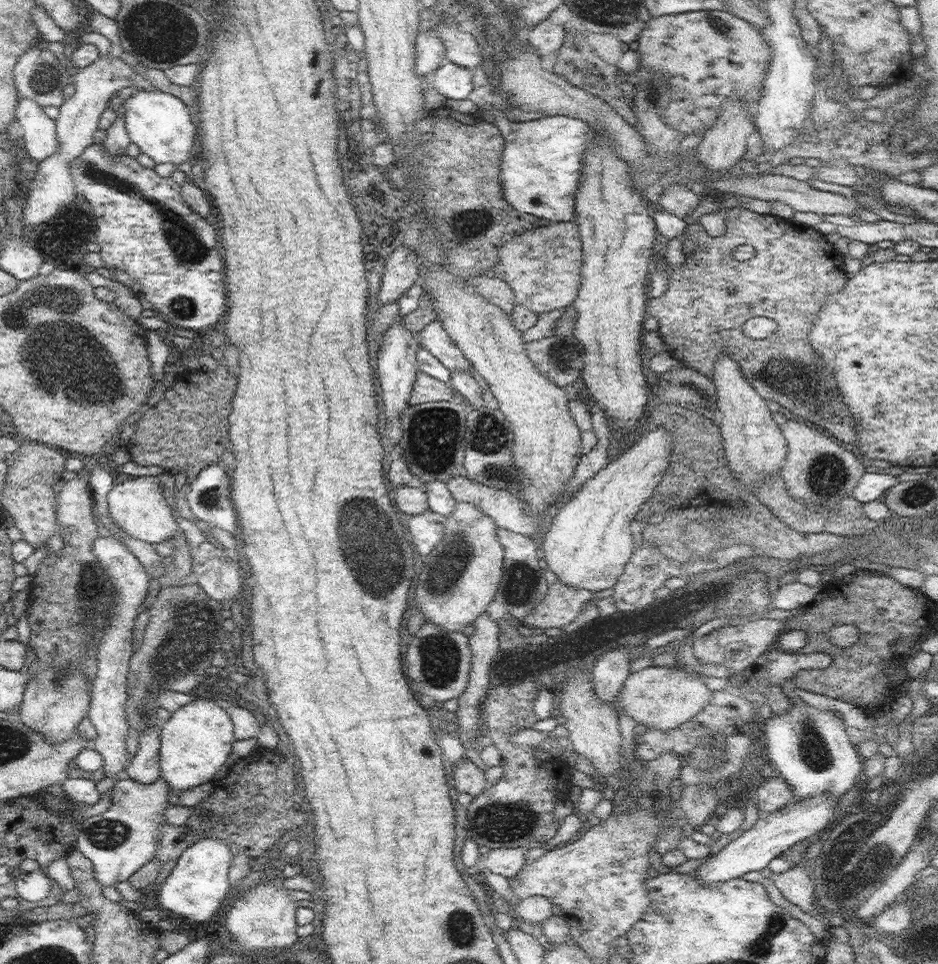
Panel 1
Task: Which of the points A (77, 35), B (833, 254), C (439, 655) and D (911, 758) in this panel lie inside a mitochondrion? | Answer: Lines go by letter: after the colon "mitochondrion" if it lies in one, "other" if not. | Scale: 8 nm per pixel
A: other
B: other
C: mitochondrion
D: other

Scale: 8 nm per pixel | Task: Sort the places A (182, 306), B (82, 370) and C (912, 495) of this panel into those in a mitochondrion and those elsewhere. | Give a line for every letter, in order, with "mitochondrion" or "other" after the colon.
A: mitochondrion
B: mitochondrion
C: mitochondrion

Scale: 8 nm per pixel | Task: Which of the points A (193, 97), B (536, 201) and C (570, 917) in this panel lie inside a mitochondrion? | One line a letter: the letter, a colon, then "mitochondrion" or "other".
A: other
B: other
C: other

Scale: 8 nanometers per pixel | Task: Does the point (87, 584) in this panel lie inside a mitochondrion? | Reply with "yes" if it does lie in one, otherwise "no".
yes

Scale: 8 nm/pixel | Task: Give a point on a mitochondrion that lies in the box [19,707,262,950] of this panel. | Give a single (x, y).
(112, 833)

